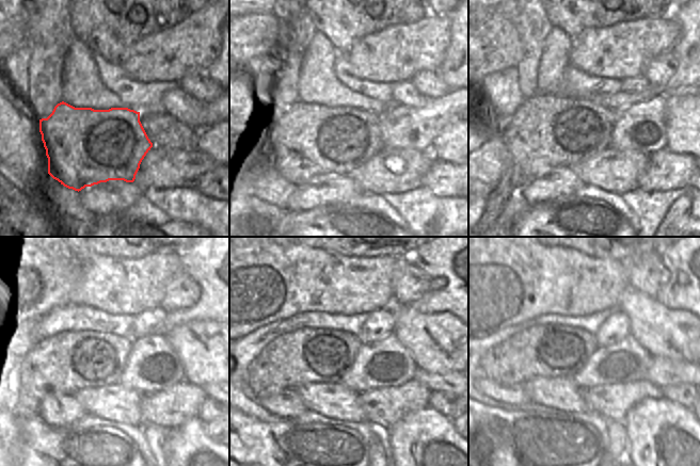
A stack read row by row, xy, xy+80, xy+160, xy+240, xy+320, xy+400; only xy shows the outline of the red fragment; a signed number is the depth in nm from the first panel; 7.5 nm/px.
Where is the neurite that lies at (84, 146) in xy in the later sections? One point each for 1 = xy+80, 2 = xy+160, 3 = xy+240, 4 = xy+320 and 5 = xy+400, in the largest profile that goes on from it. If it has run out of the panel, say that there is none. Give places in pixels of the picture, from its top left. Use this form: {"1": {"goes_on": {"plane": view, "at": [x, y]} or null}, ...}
{"1": {"goes_on": {"plane": "xy+80", "at": [307, 140]}}, "2": {"goes_on": {"plane": "xy+160", "at": [547, 131]}}, "3": {"goes_on": {"plane": "xy+240", "at": [69, 362]}}, "4": {"goes_on": {"plane": "xy+320", "at": [307, 355]}}, "5": {"goes_on": {"plane": "xy+400", "at": [547, 350]}}}

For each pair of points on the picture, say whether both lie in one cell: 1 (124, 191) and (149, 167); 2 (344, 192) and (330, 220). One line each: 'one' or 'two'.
1: two
2: two

